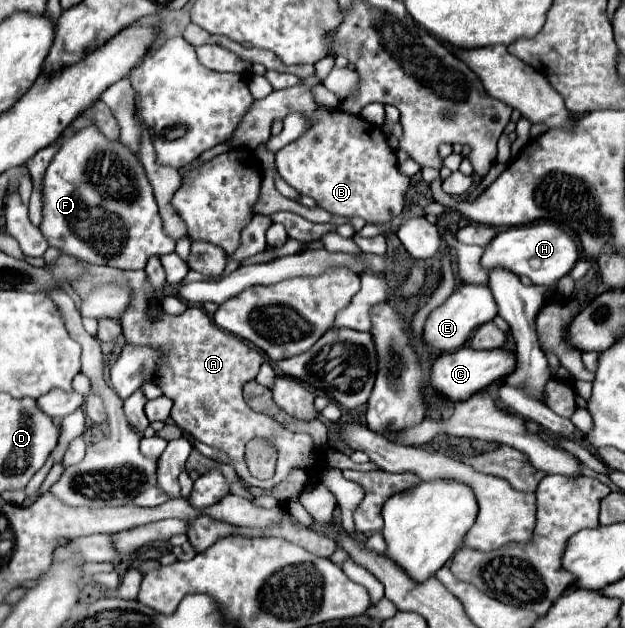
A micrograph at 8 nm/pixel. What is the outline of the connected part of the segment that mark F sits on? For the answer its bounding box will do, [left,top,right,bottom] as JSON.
[39,125,175,269]

